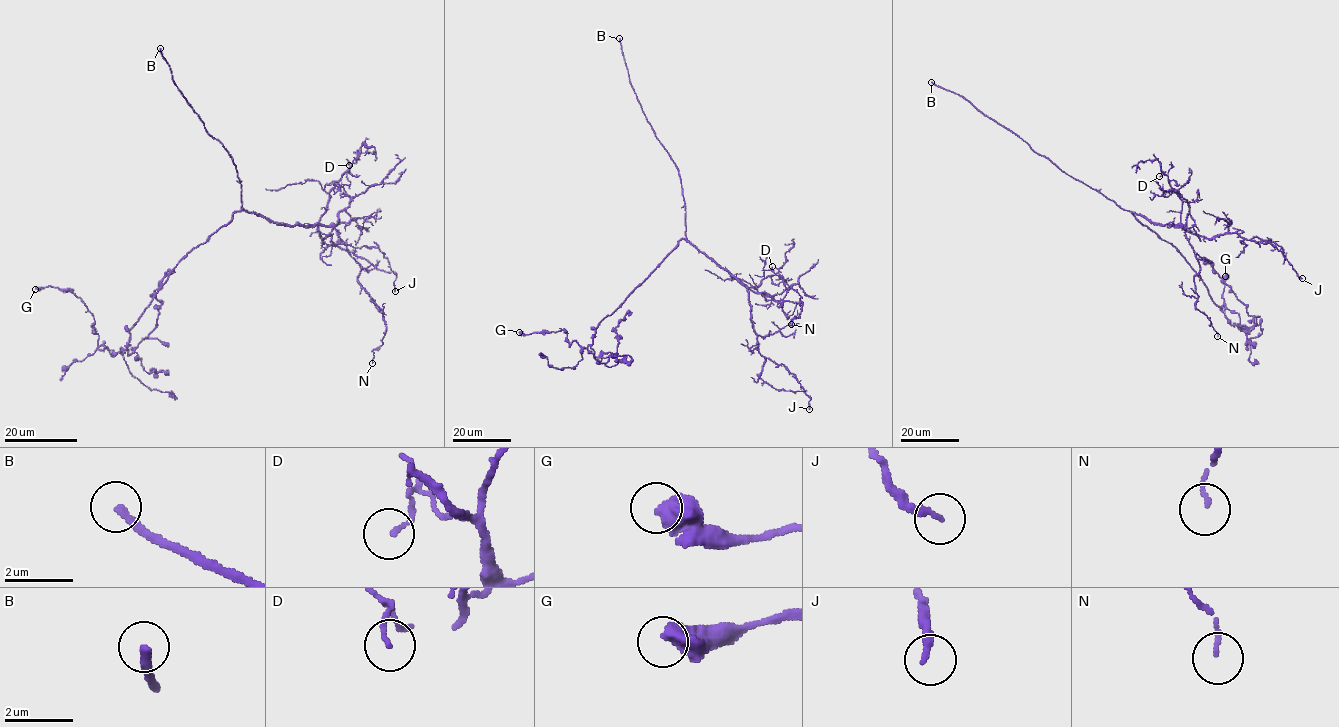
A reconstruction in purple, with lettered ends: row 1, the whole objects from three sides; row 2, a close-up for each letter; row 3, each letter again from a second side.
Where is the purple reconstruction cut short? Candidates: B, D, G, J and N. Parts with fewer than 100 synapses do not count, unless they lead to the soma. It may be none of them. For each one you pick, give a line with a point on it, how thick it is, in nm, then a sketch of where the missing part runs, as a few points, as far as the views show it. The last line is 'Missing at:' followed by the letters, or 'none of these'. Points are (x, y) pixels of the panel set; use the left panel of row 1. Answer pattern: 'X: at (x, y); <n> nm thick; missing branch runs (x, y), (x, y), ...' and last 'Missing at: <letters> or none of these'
B: at (160, 48); 240 nm thick; missing branch runs (160, 48), (158, 29), (152, 25), (132, 36)
Missing at: B

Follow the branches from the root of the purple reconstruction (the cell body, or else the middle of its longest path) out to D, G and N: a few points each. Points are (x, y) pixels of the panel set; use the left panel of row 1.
D: (221, 228), (241, 211), (270, 221), (314, 225), (329, 191), (352, 164), (349, 161), (349, 165)
G: (221, 228), (181, 260), (131, 328), (127, 349), (112, 354), (97, 347), (80, 298), (35, 289)
N: (221, 228), (241, 211), (290, 225), (330, 225), (360, 268), (358, 282), (383, 313), (386, 331), (372, 363)

